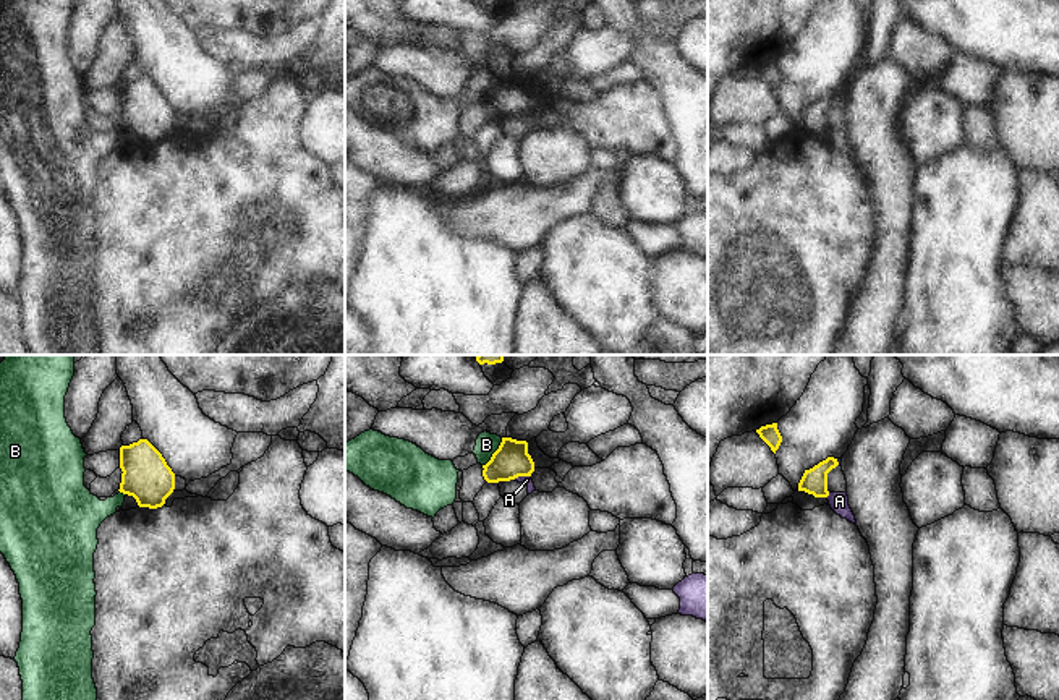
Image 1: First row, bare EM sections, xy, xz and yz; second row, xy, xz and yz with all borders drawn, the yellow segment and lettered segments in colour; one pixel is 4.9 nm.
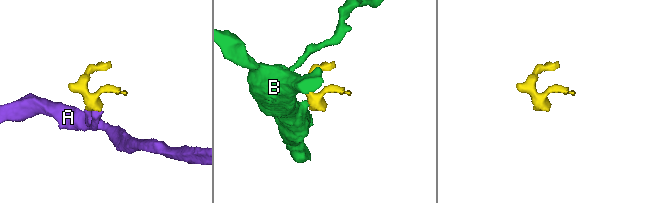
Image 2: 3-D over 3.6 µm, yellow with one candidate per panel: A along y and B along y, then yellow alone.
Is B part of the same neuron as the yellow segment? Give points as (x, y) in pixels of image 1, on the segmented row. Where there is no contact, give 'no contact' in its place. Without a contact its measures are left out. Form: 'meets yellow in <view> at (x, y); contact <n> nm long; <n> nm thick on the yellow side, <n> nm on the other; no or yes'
meets yellow in xz at (494, 452); contact 170 nm long; 180 nm thick on the yellow side, 110 nm on the other; no

